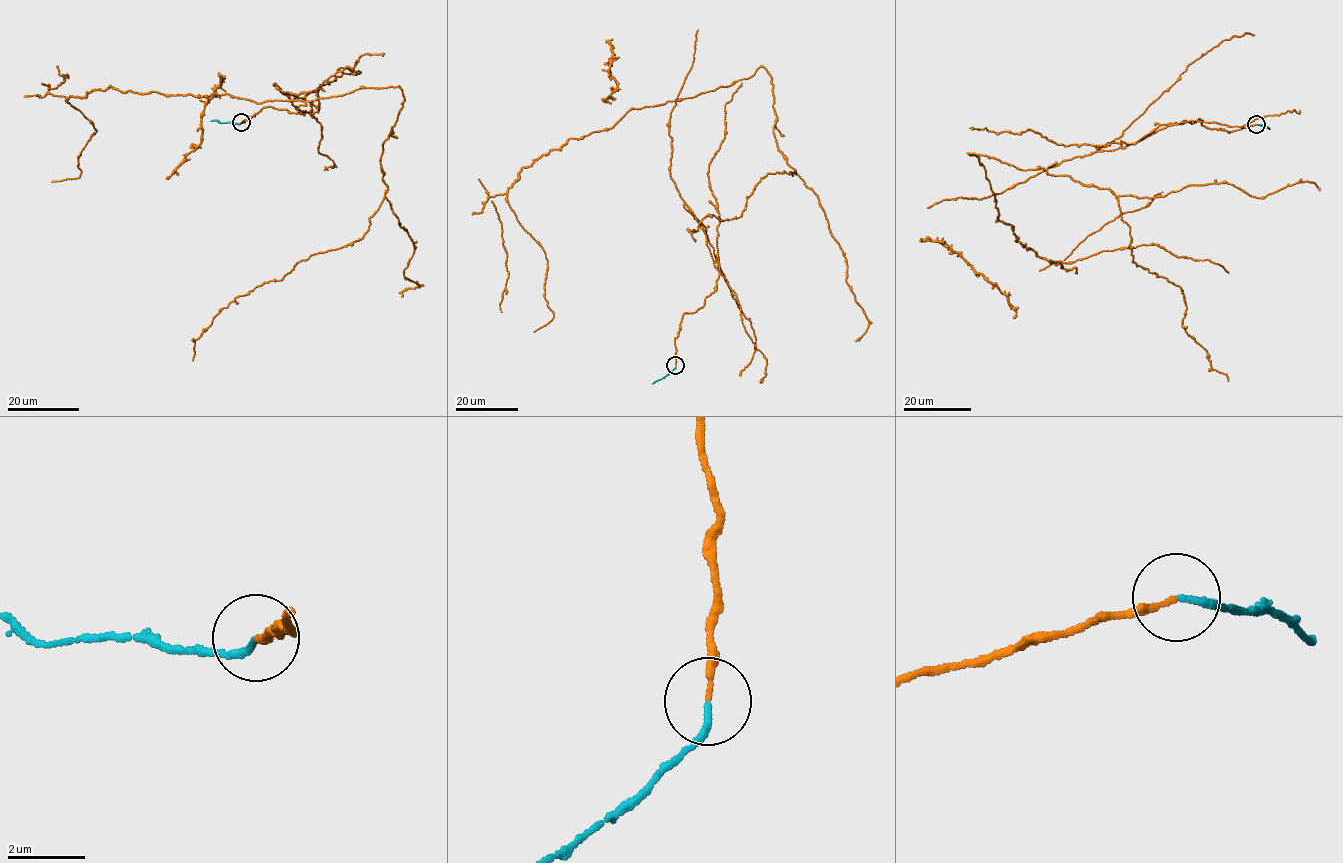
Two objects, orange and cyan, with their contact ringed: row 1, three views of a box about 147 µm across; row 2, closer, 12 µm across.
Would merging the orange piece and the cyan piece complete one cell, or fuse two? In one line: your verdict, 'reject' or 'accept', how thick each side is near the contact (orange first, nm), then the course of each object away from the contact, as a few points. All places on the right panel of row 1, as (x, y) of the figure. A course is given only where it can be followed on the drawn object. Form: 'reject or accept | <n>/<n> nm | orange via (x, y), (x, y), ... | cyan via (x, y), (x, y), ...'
accept | 140/160 nm | orange via (1255, 124), (1170, 124), (994, 200), (968, 153), (1113, 193), (1132, 261), (1179, 286), (1182, 326), (1228, 381) | cyan via (1255, 124), (1269, 129)

